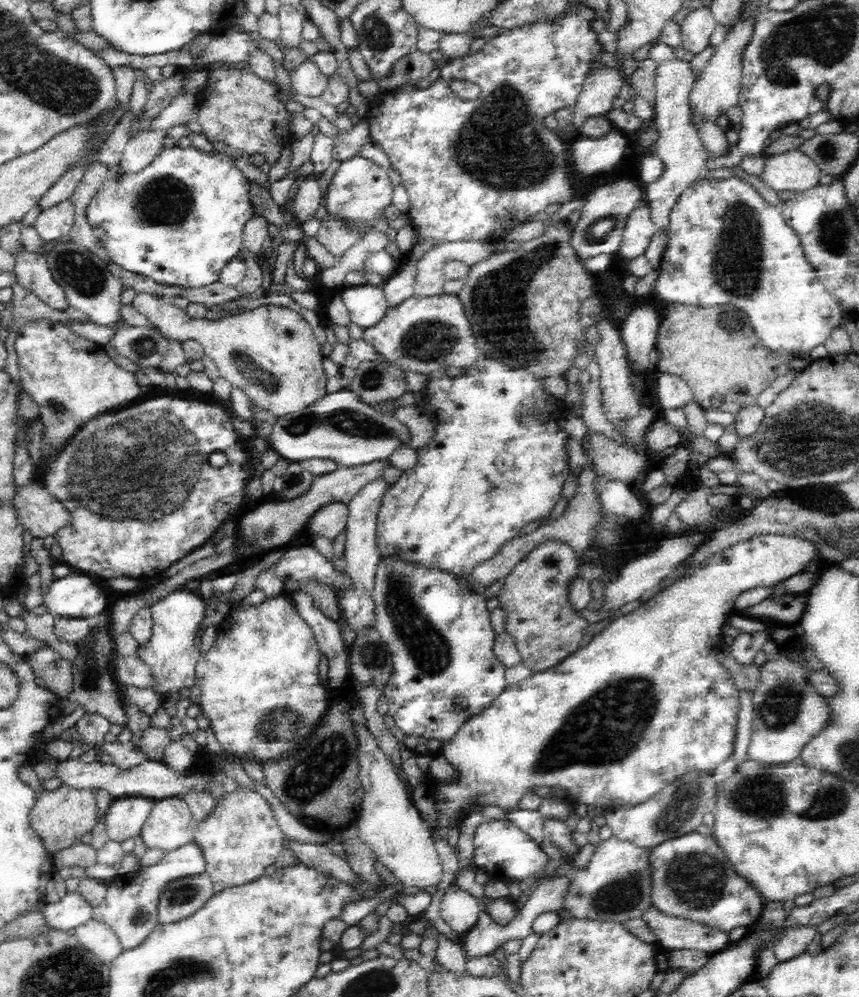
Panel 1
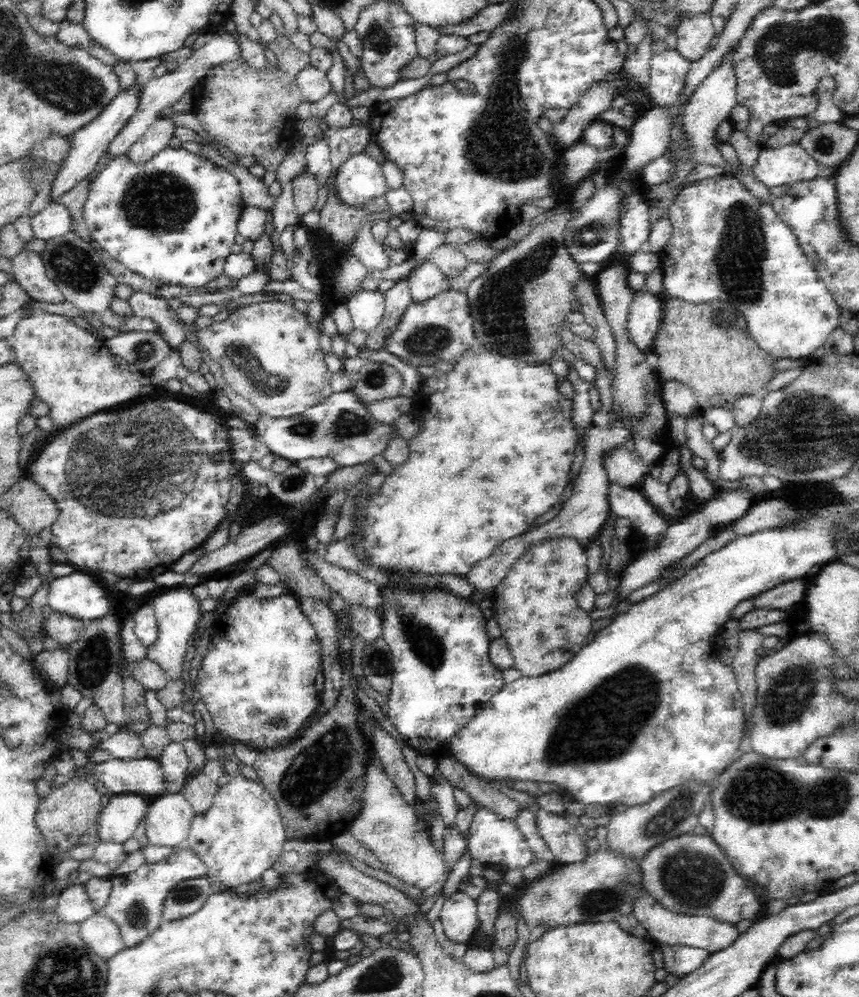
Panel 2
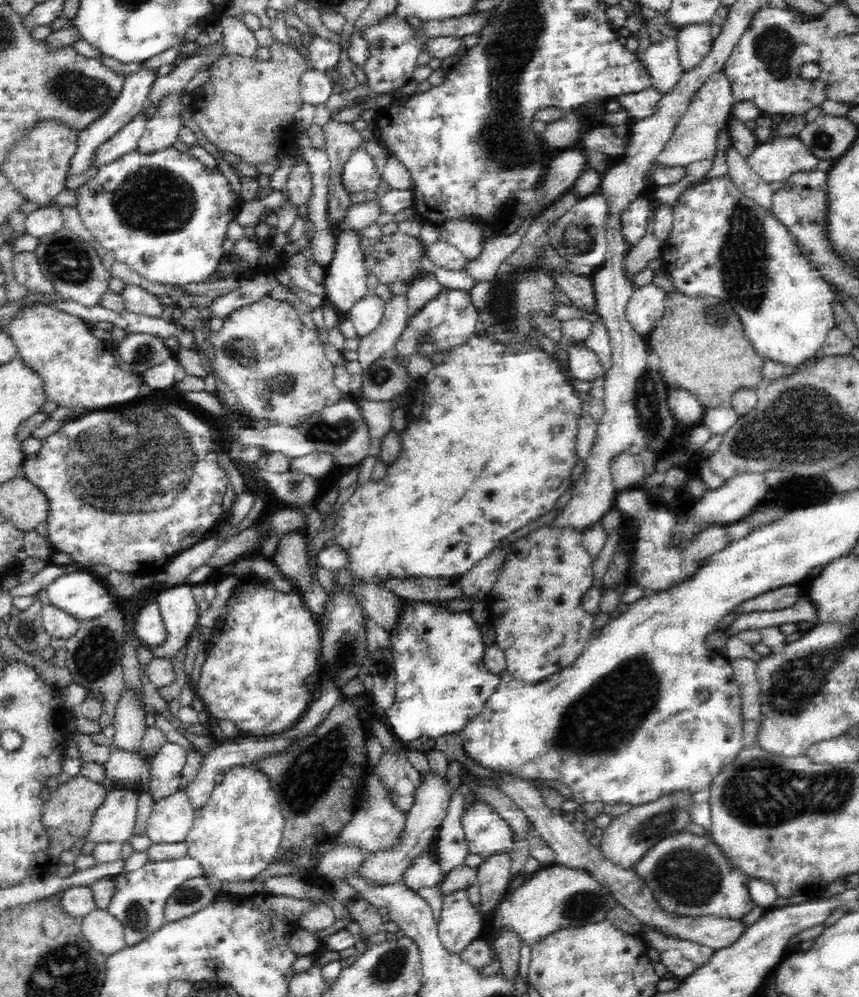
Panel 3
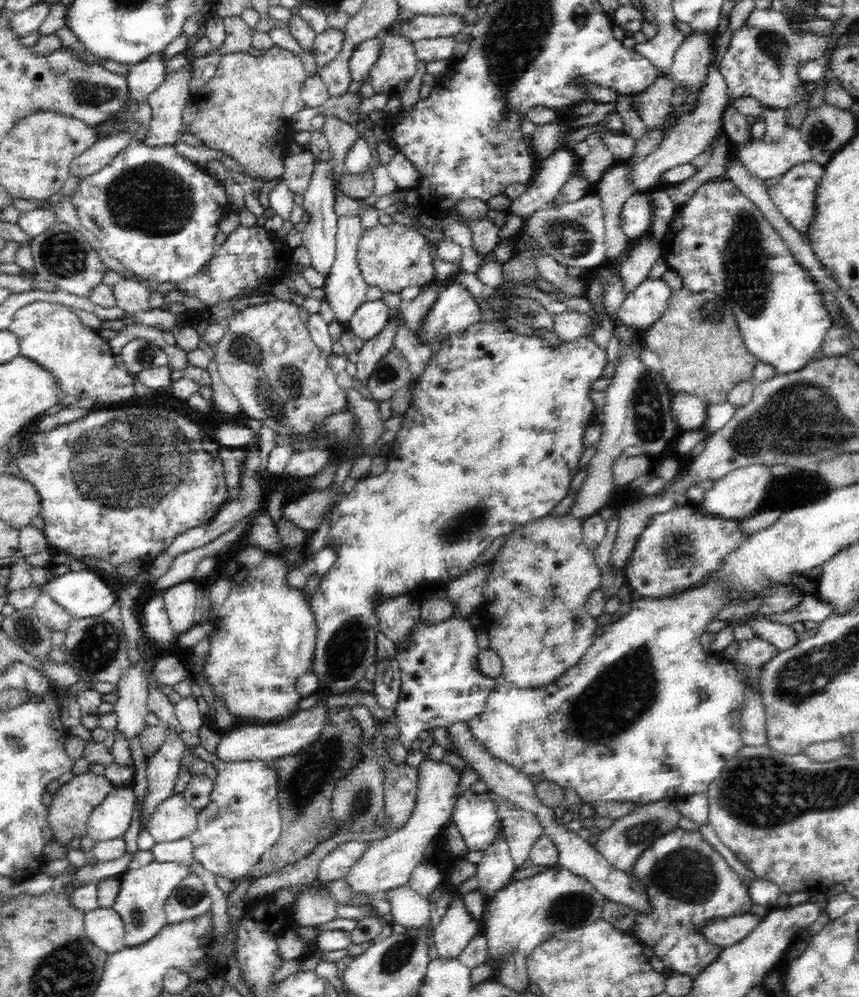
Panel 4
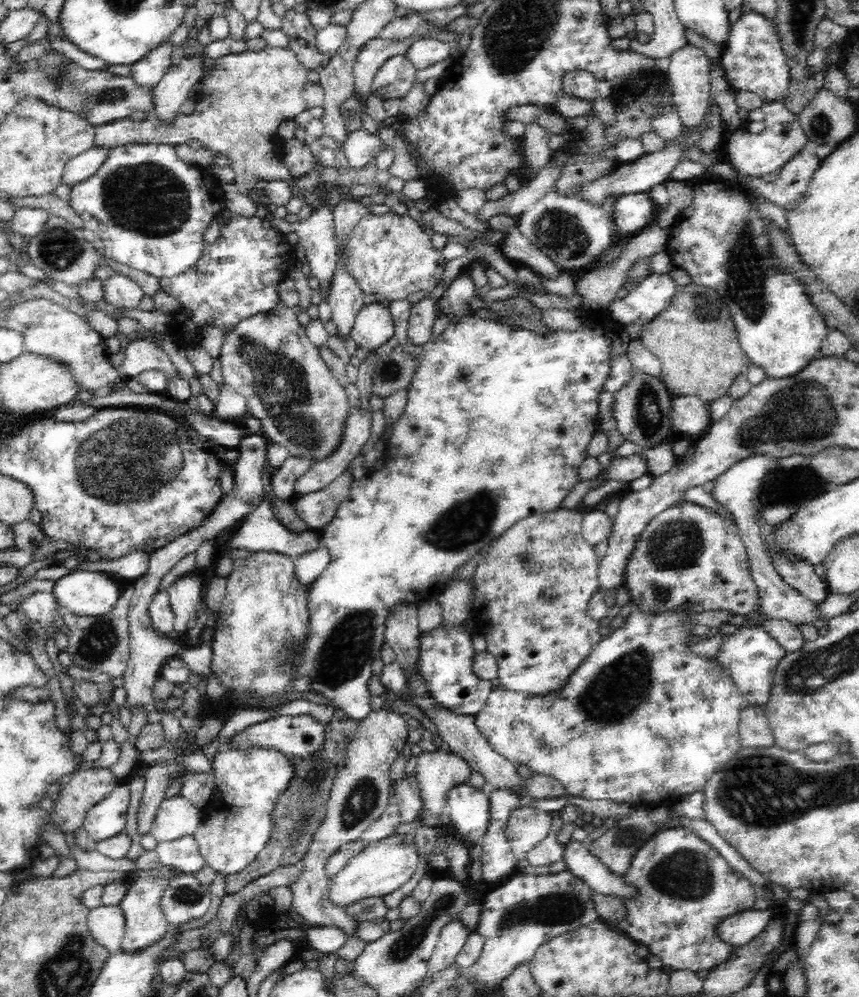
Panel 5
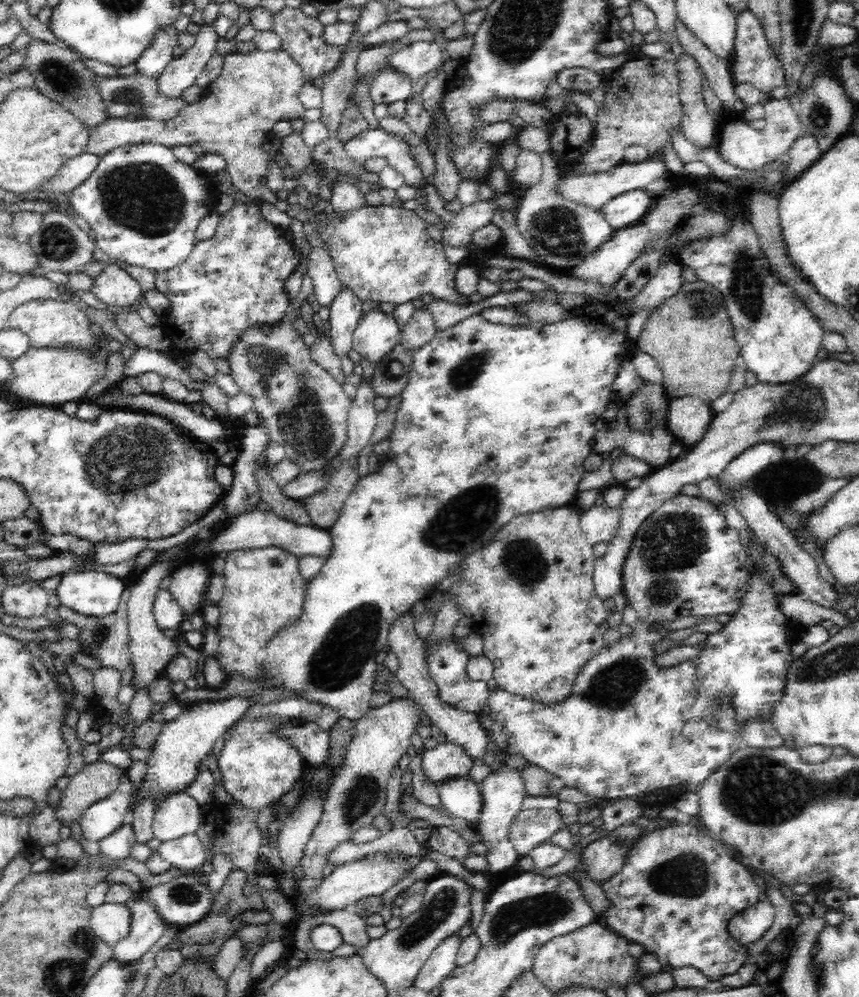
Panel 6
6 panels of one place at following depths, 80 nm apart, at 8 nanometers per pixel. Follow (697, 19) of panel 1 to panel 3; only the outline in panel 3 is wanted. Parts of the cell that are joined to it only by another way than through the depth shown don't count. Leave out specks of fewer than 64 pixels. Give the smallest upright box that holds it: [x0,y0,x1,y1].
[677,23,711,73]

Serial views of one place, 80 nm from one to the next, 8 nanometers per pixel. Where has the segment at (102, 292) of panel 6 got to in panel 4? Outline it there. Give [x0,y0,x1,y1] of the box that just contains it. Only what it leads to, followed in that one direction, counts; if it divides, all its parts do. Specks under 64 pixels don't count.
[111,279,153,313]

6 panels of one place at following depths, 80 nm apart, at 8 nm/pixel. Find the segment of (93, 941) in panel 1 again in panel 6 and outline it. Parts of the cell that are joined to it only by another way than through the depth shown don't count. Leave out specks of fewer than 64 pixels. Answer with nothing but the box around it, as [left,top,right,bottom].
[89,902,132,949]

